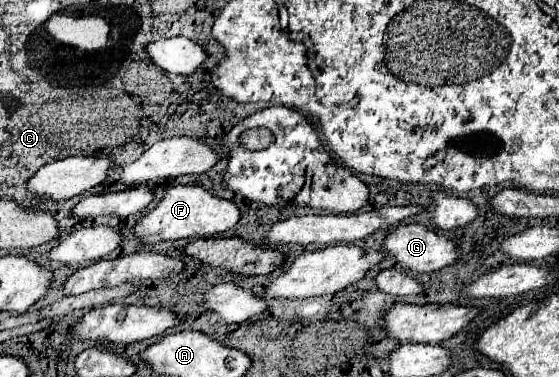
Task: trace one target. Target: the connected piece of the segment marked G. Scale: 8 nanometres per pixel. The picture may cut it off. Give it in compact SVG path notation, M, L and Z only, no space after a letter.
M416 223L396 227L388 233L382 241L382 249L396 257L406 271L418 273L438 271L460 257L458 247L450 239Z

